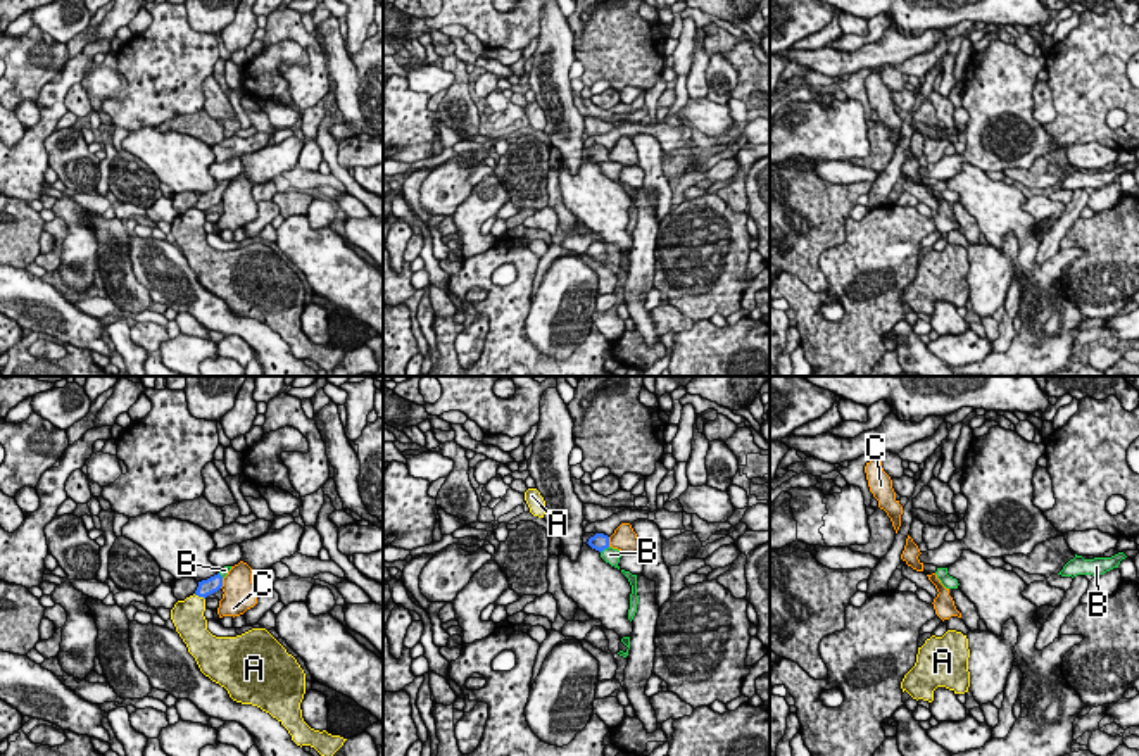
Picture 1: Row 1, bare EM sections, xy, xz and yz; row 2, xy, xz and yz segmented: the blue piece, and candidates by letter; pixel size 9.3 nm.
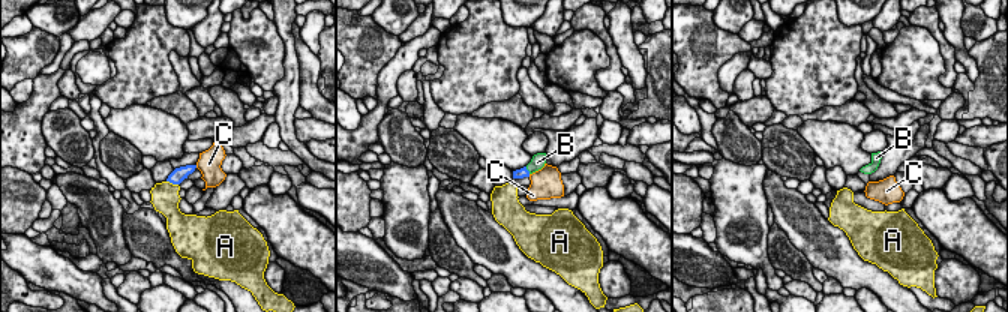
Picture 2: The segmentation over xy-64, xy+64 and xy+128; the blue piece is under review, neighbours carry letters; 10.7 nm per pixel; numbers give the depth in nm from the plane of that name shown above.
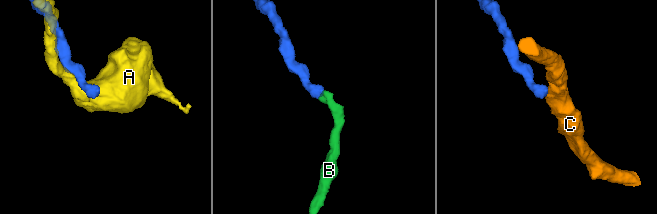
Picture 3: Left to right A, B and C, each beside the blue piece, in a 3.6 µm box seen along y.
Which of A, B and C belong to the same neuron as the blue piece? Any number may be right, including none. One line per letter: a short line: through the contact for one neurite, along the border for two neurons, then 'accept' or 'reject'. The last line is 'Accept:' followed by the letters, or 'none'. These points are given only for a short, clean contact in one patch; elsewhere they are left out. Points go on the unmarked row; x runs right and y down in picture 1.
A: reject
B: line xz (599, 154), (604, 161), (610, 168); accept
C: line xy (223, 192), (220, 201); reject
Accept: B

